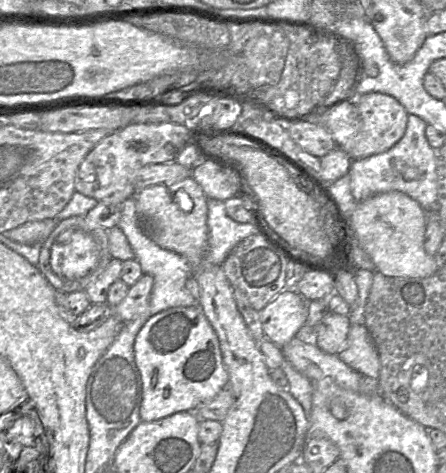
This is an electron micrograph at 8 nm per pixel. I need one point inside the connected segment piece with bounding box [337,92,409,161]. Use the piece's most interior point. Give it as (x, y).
(383, 120)

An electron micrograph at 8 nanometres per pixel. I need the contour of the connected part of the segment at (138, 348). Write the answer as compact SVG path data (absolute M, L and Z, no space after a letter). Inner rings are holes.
M200 305L172 307L150 317L135 338L134 359L142 381L140 419L144 422L156 421L177 412L193 412L225 388L229 380L218 337Z

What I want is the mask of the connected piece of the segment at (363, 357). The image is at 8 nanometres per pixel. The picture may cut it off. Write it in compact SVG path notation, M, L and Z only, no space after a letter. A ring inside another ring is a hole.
M351 325L338 358L353 370L378 380L380 360L376 345L365 325Z

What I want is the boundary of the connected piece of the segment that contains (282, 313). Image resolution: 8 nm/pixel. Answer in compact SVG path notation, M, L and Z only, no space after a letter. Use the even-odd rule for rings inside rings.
M295 289L281 291L260 312L267 339L279 347L292 340L308 317L308 301Z

